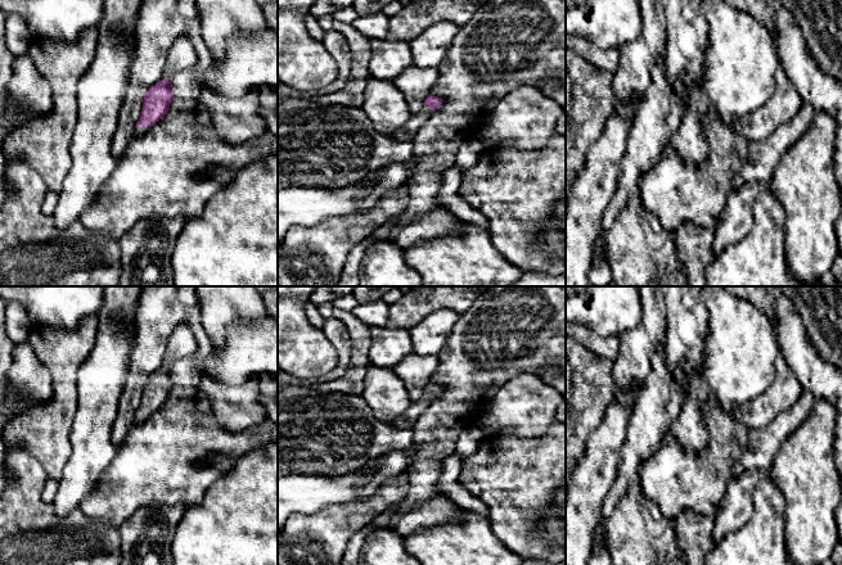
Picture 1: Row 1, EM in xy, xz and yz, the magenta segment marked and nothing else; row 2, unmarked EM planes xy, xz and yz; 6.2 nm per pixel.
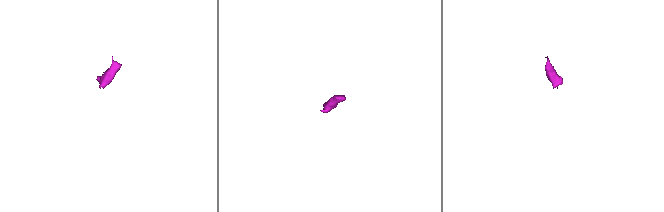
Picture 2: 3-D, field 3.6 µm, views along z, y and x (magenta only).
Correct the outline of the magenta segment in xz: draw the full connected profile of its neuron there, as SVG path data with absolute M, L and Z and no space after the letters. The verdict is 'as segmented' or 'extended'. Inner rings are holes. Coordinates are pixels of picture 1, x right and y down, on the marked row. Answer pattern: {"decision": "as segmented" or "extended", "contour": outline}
{"decision": "extended", "contour": "M429 94L424 100L423 108L419 112L413 113L410 119L401 128L396 130L391 137L399 143L413 141L417 132L441 105L442 99Z"}

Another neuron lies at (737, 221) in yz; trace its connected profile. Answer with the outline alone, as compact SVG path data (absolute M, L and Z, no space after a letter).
M752 181L728 195L722 218L715 229L715 256L719 256L726 247L738 243L749 232L753 223L753 204L758 195L769 187L770 182Z

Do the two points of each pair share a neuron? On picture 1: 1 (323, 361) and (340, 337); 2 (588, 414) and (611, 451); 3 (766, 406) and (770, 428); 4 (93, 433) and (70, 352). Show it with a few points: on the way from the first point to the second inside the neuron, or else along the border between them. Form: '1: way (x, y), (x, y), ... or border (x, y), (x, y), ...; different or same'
1: border (320, 329), (337, 353), (337, 365), (329, 373); different
2: border (611, 401), (602, 421), (589, 437), (582, 455); different
3: border (793, 405), (779, 412), (766, 424), (750, 428); different
4: border (91, 351), (79, 365), (75, 389); different

